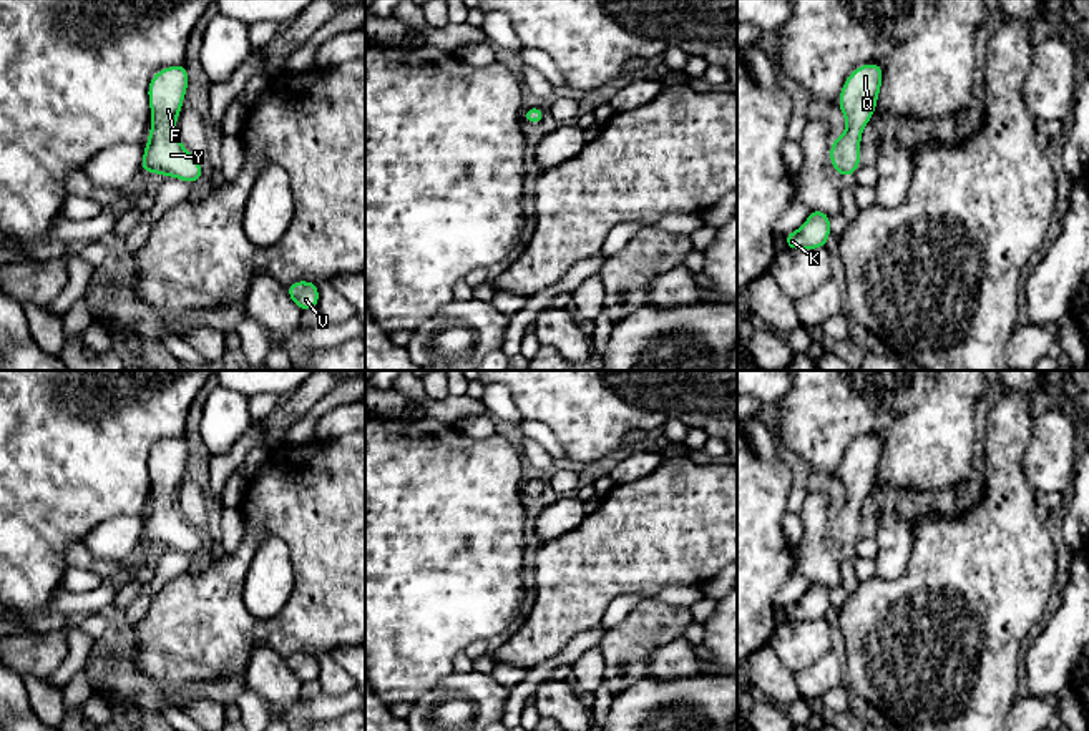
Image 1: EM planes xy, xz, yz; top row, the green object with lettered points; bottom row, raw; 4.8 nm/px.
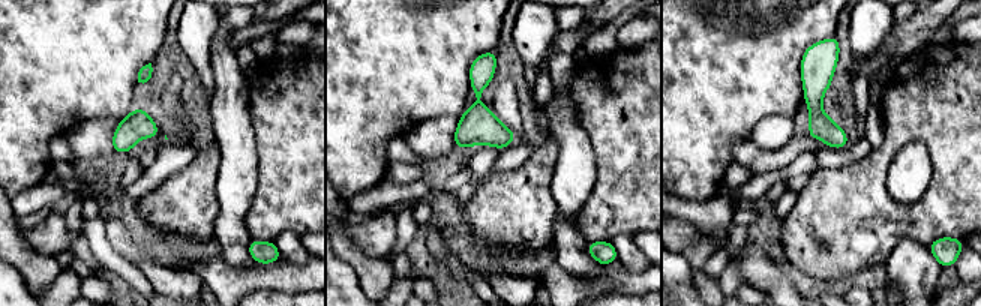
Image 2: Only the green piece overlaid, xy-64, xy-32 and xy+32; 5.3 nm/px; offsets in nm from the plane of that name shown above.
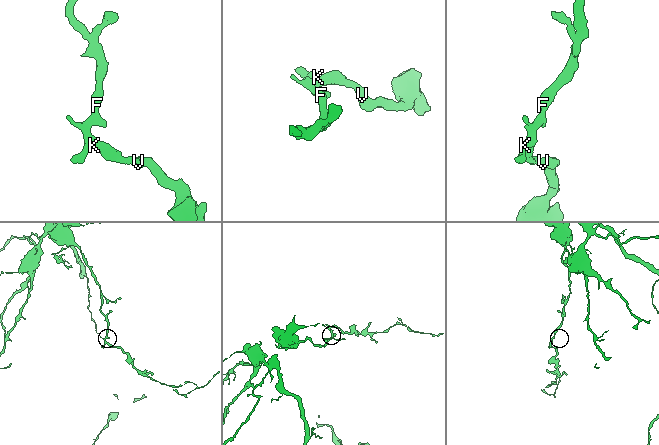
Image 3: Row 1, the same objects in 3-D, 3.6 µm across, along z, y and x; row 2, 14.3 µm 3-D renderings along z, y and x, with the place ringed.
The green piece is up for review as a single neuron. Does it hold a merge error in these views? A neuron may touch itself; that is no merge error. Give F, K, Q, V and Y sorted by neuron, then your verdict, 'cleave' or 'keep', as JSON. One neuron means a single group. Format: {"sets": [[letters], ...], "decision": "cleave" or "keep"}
{"sets": [["F", "K", "Q", "V", "Y"]], "decision": "keep"}

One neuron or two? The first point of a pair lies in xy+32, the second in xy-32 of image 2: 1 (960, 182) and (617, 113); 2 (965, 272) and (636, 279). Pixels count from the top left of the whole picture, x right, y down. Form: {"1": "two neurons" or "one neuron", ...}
{"1": "one neuron", "2": "two neurons"}

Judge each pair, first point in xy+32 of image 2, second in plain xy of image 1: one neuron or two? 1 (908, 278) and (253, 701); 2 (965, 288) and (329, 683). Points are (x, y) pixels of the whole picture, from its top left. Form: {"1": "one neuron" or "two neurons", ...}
{"1": "two neurons", "2": "two neurons"}

